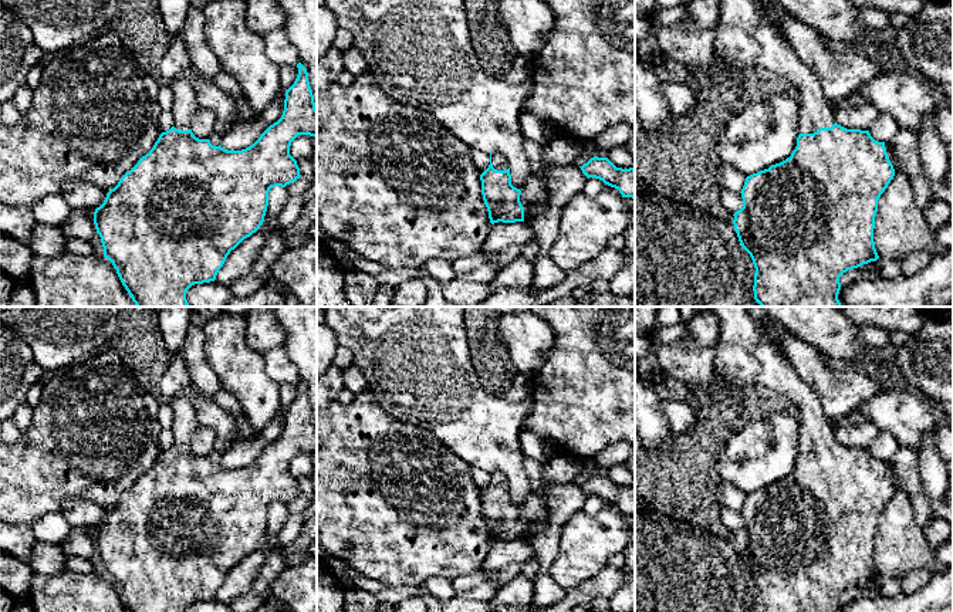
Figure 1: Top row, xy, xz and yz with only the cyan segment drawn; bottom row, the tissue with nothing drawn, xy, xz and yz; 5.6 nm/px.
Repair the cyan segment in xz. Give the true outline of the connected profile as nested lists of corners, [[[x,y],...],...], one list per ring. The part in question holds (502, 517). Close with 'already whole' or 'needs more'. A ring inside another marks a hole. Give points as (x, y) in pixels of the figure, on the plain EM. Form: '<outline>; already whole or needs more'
[[[490,470],[490,483],[480,493],[480,498],[491,542],[524,540],[524,527],[520,520],[521,508],[511,503],[510,486],[504,473]]]; needs more

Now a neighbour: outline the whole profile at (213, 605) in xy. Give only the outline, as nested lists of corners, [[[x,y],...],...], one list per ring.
[[[210,599],[210,601],[203,601],[203,602],[195,602],[192,603],[186,612],[232,612],[229,605],[217,601],[217,599]]]

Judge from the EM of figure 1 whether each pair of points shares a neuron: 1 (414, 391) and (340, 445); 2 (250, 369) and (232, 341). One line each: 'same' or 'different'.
1: different
2: same

